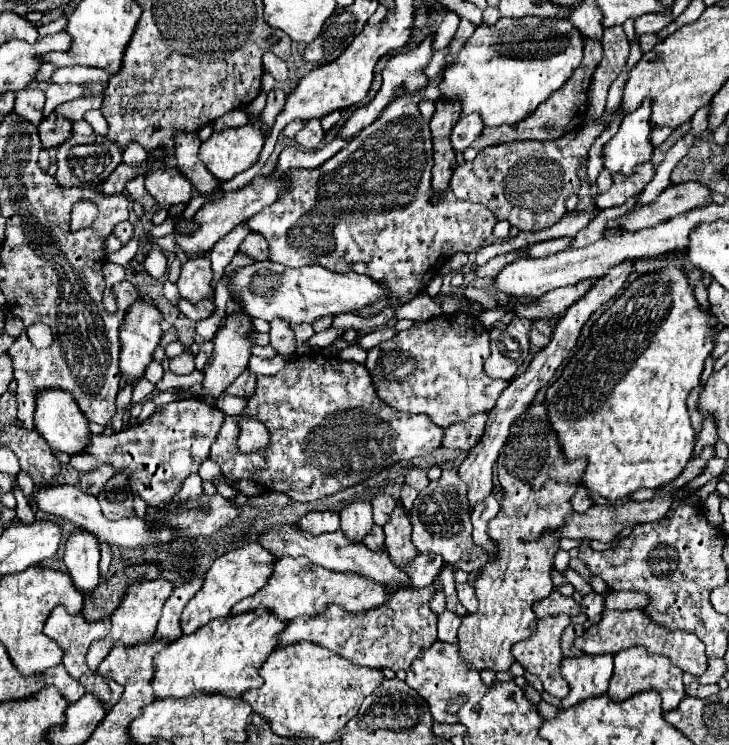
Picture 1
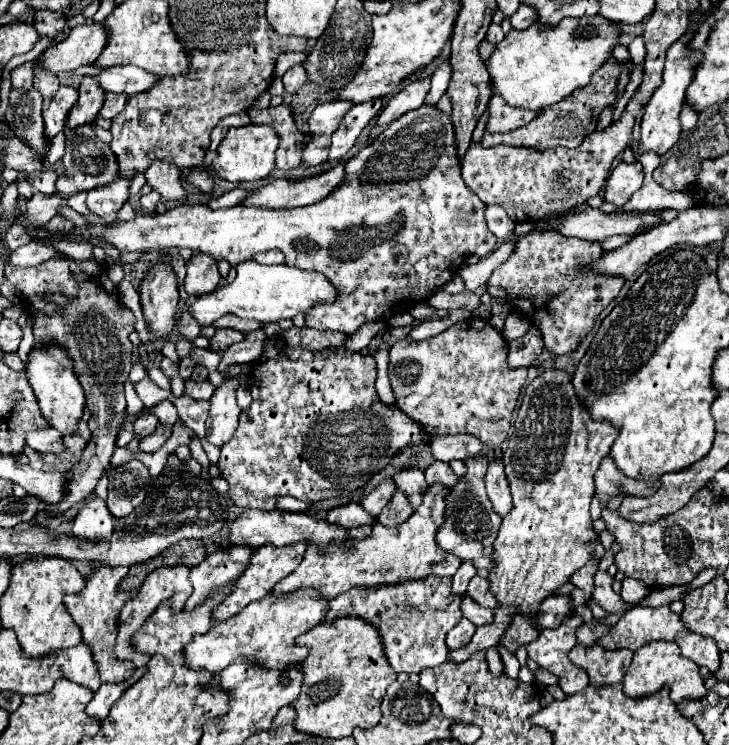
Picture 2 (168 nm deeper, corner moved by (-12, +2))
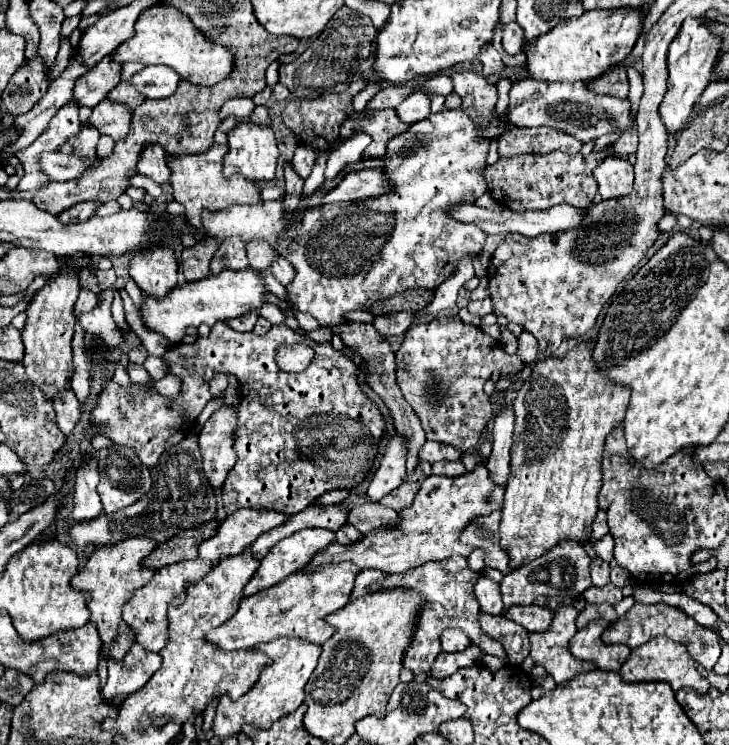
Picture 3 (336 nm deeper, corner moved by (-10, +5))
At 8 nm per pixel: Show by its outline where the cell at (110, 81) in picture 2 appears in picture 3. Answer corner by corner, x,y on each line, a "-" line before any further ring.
146,65
142,71
134,73
130,83
146,97
146,99
162,99
170,97
178,87
178,73
166,65

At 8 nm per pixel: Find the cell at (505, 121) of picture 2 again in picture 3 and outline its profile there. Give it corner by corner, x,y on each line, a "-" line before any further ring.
520,79
512,85
510,89
510,105
508,105
508,117
510,125
520,125
520,127
552,127
558,131
566,131
574,137
580,137
582,143
596,139
604,133
622,133
630,125
630,101
628,99
618,99
610,95
596,95
588,91
588,83
578,81
574,85
570,83
558,83
558,85
534,85
534,79

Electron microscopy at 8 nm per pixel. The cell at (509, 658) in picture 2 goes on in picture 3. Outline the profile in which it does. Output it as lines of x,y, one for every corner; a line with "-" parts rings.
458,555
444,559
444,561
424,563
416,569
410,569
406,573
398,573
394,577
386,577
386,573
378,573
378,571
362,571
362,573
356,575
350,599
358,599
358,597
364,597
368,593
376,593
376,591
384,591
384,589
398,589
398,587
400,589
414,589
414,591
420,593
420,597
424,597
424,607
420,609
420,613
416,617
418,621
416,621
414,631
412,631
412,641
406,647
404,659
402,659
402,665
406,669
410,669
414,675
418,675
418,673
428,675
430,673
438,653
442,651
440,649
440,635
442,635
444,629
450,629
450,627
462,629
472,639
472,643
482,645
484,653
496,655
504,663
508,663
508,655
506,655
506,649
502,647
502,643
494,641
492,637
486,637
482,633
482,629
478,629
480,605
478,605
478,601
474,601
474,593
472,593
474,581
478,579
478,575
480,573
470,571
466,567
466,561
462,561

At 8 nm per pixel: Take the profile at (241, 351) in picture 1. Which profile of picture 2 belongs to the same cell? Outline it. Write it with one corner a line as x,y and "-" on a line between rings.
246,364
244,368
246,372
240,378
230,378
220,388
216,388
210,400
212,406
206,420
206,440
218,448
224,446
238,428
238,416
242,410
236,404
236,388
250,376
250,364

